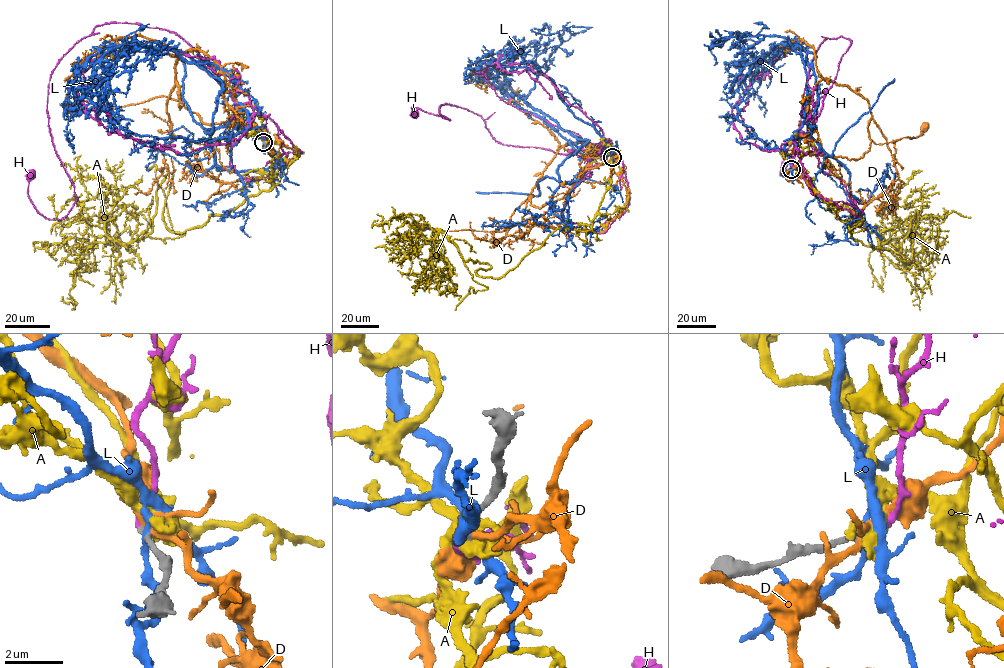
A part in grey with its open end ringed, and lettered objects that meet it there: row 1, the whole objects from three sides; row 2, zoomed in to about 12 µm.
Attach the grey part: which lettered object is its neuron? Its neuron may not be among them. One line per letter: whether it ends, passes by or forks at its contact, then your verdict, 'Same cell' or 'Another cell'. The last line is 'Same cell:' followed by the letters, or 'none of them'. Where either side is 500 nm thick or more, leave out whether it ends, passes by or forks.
A: It forks there. Another cell
D: It forks there. Another cell
H: It ends there. Same cell
L: It passes by. Another cell
Same cell: H

